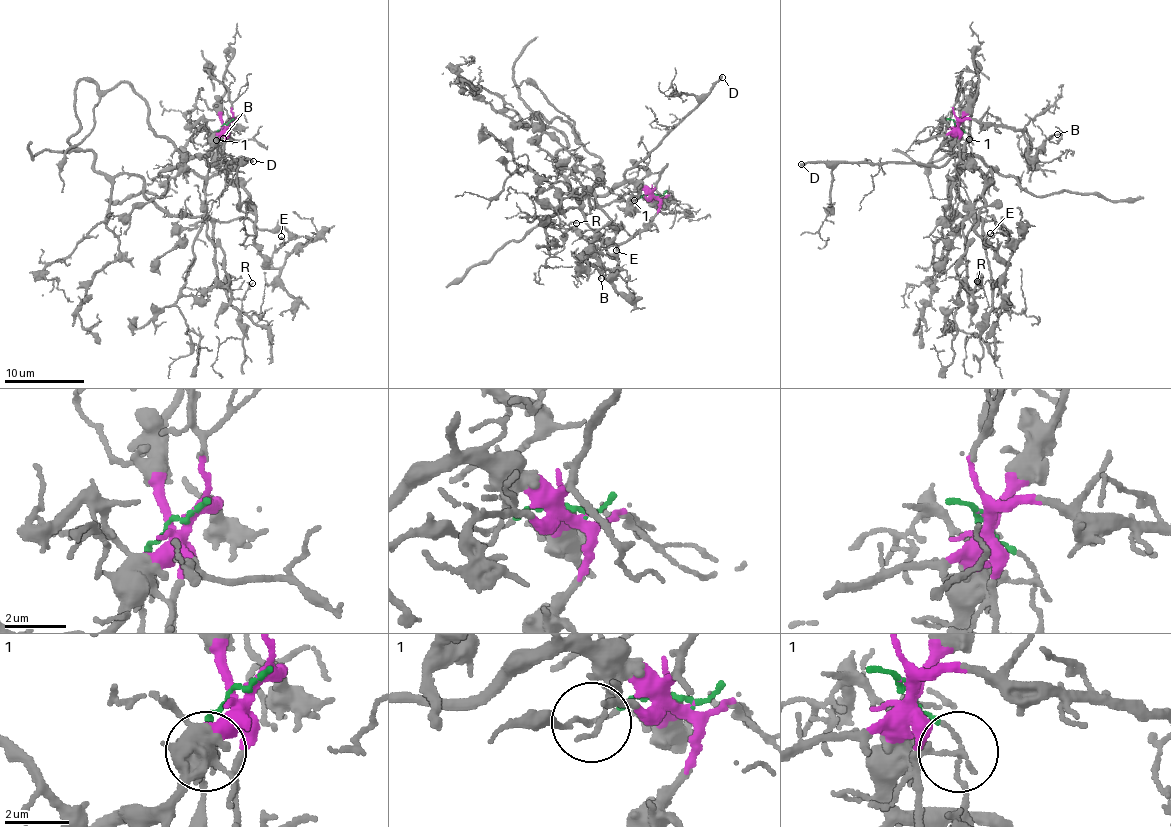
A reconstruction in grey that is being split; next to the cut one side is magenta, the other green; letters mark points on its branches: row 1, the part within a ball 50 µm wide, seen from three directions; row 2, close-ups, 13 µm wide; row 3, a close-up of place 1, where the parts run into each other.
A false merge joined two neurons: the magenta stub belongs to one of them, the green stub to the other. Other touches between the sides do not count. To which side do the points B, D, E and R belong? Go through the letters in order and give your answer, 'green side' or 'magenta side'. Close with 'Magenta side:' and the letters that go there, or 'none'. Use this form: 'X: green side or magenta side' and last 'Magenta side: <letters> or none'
B: magenta side
D: magenta side
E: green side
R: green side
Magenta side: B, D

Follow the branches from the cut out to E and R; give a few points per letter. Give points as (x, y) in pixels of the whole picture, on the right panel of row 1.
E: (954, 122), (969, 136), (970, 160), (991, 176), (977, 215), (977, 232), (997, 252), (984, 242), (991, 234)
R: (954, 122), (982, 172), (984, 194), (961, 226), (967, 247), (956, 273), (980, 297), (977, 280)

